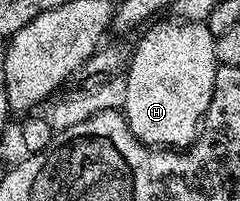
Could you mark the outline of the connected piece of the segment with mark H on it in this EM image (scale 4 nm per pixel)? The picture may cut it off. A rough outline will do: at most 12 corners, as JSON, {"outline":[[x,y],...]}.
{"outline":[[153,22],[131,48],[122,114],[187,149],[214,93],[207,23]]}

